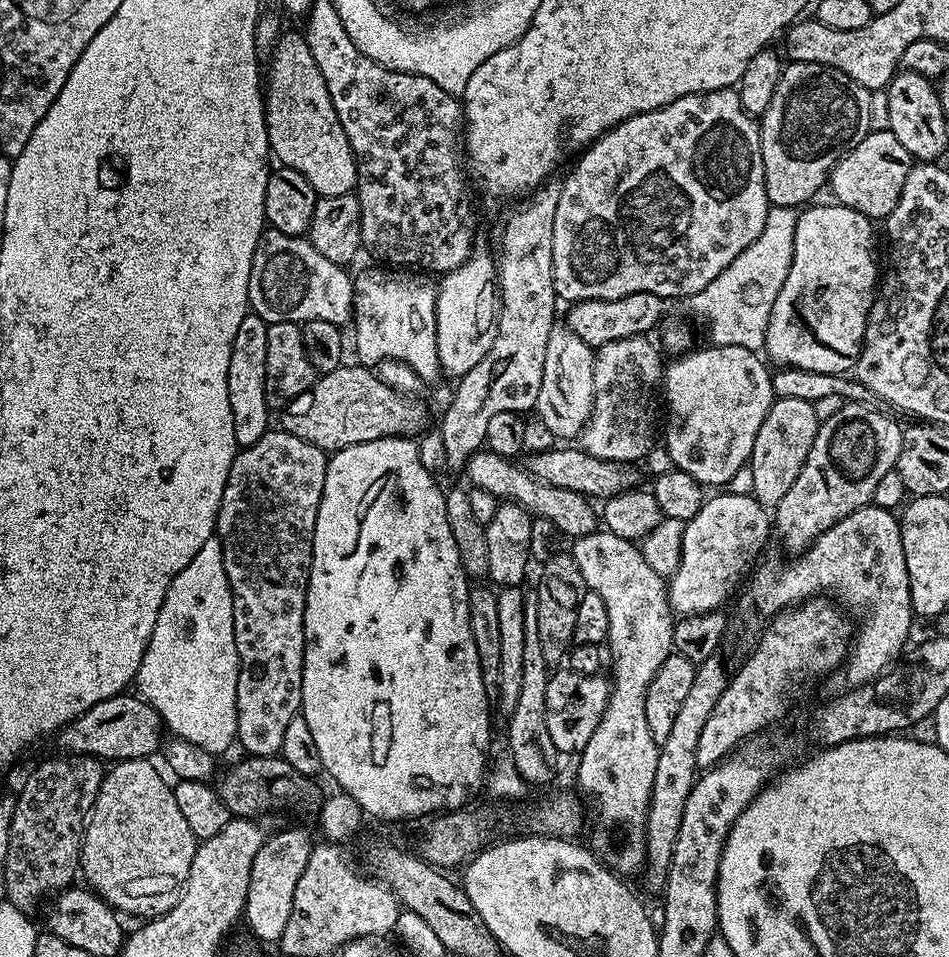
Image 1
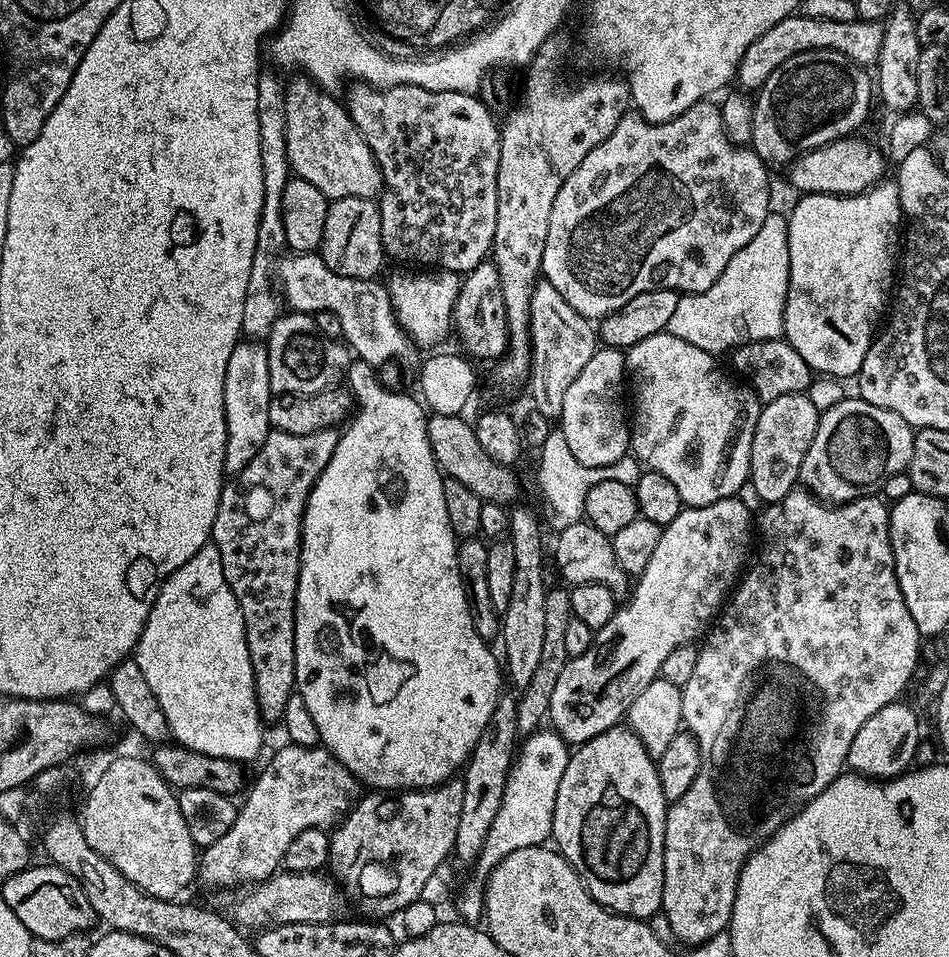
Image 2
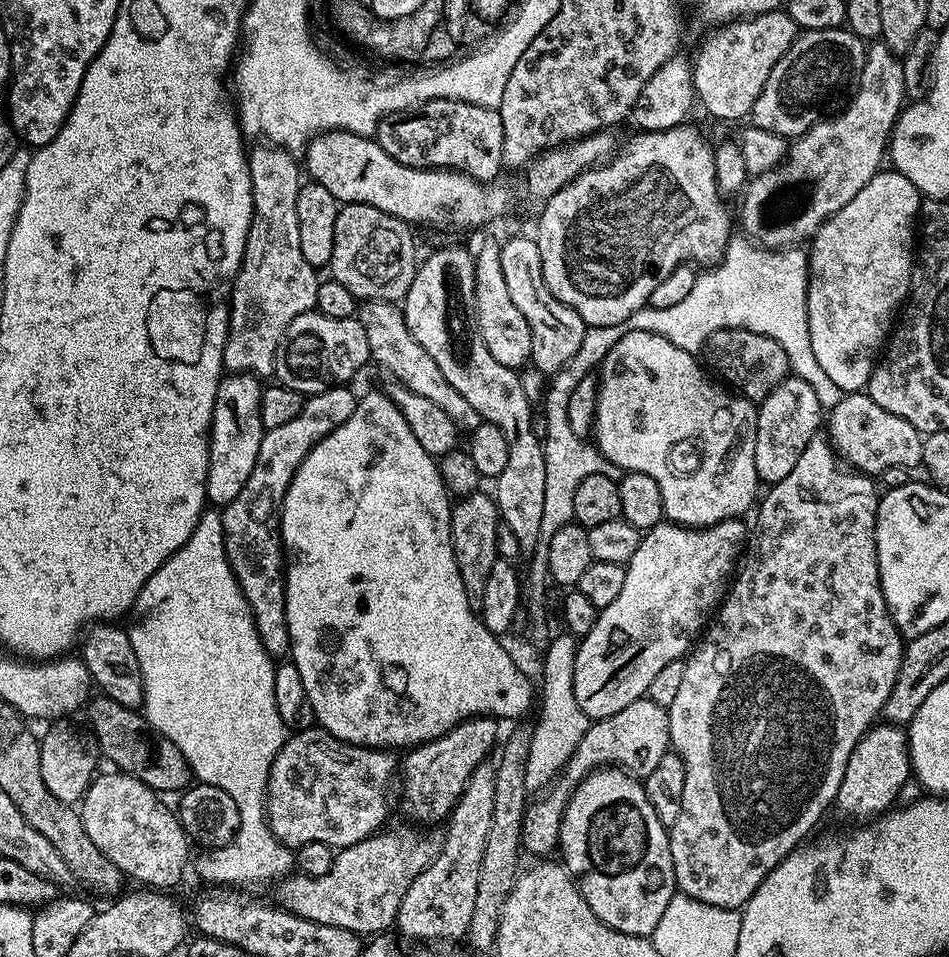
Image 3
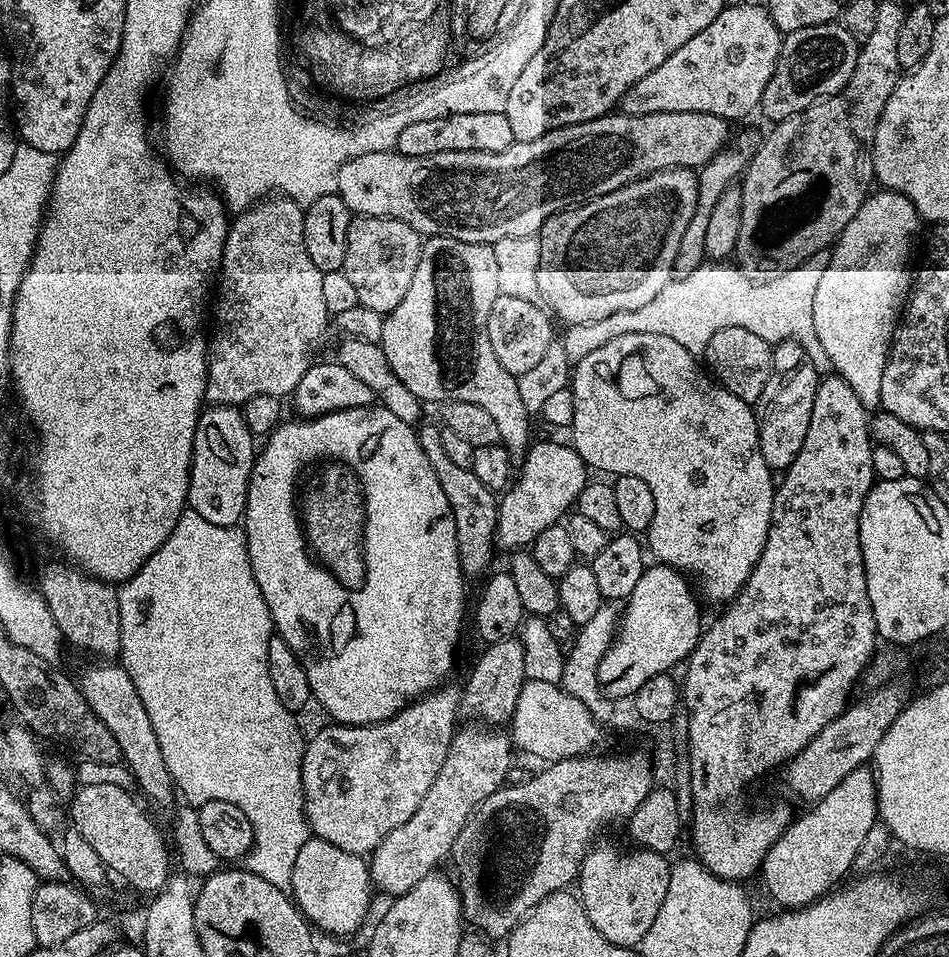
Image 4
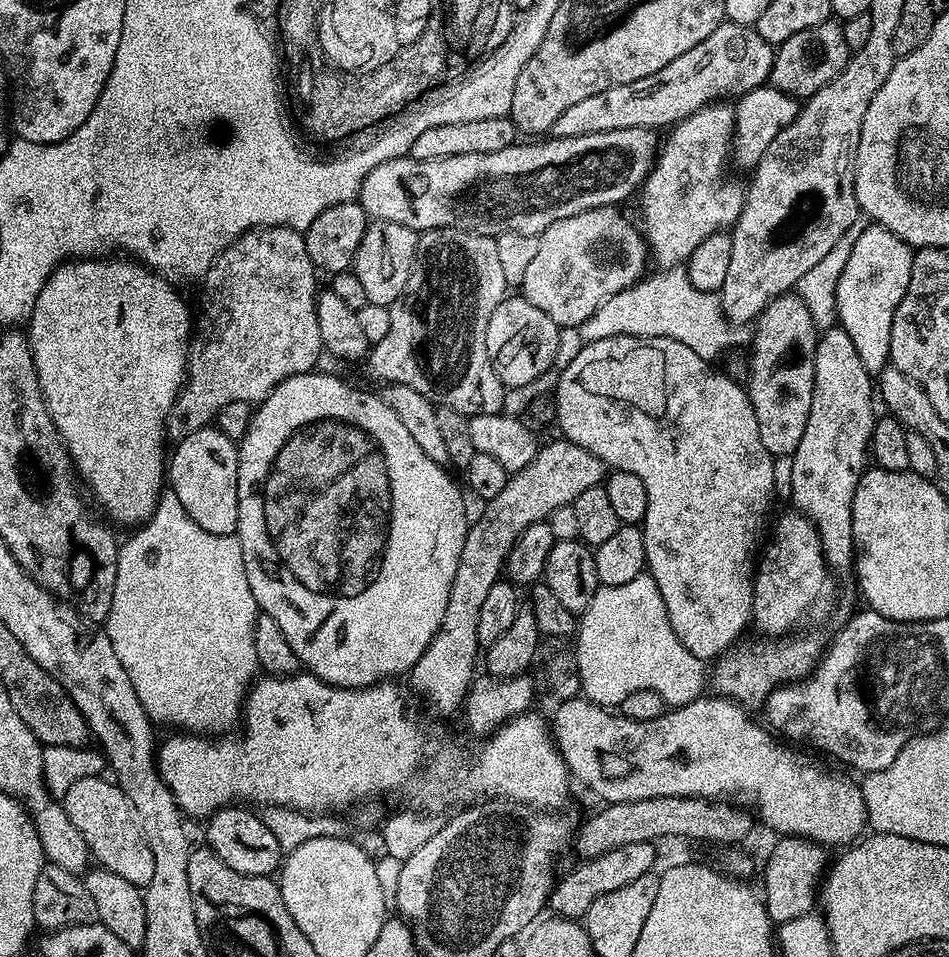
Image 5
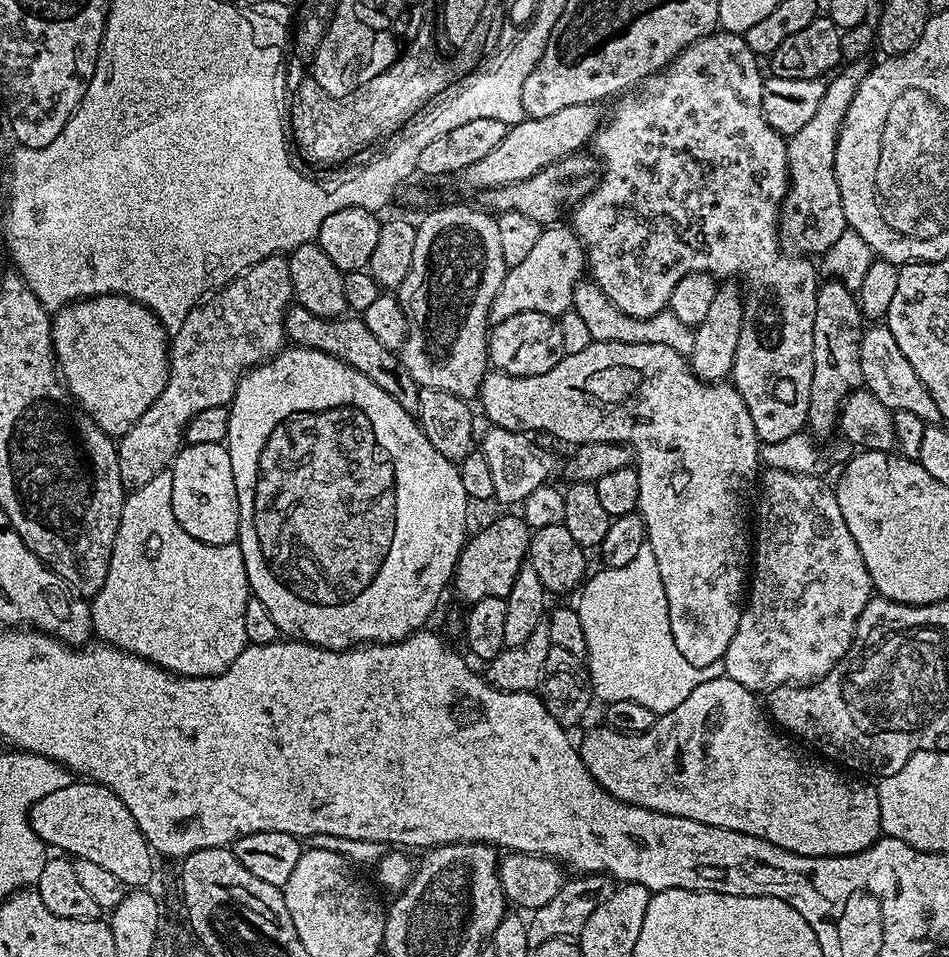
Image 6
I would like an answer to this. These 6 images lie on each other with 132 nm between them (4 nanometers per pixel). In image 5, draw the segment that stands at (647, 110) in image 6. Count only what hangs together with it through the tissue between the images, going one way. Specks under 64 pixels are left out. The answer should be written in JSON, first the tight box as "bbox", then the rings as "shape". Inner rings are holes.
{"bbox":[638,102,818,458],"shape":[[[713,102],[702,110],[690,114],[685,120],[671,125],[668,137],[663,137],[656,163],[648,172],[648,177],[638,189],[640,196],[640,220],[642,235],[647,243],[651,259],[660,263],[661,269],[683,265],[690,254],[708,236],[715,232],[731,229],[744,208],[745,185],[736,180],[728,180],[724,167],[730,164],[732,135],[736,110],[731,103]],[[785,294],[771,300],[756,317],[755,328],[746,391],[752,399],[754,414],[758,418],[758,434],[762,434],[762,446],[766,446],[773,458],[791,458],[798,450],[798,442],[802,442],[802,433],[806,431],[806,418],[810,418],[818,329],[810,318],[806,302],[802,302],[798,294]]]}

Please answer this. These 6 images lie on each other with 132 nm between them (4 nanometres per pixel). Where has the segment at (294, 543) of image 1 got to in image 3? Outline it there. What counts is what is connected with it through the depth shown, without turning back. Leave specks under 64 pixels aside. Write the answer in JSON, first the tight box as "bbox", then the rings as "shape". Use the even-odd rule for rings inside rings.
{"bbox":[220,386,358,658],"shape":[[[337,386],[328,388],[324,392],[313,392],[305,399],[302,410],[294,418],[290,418],[290,422],[285,422],[283,426],[267,429],[262,438],[262,446],[258,446],[258,462],[254,462],[254,470],[250,470],[250,478],[246,478],[246,486],[242,486],[242,494],[238,494],[238,498],[234,498],[234,502],[223,505],[220,512],[228,565],[231,566],[232,573],[236,576],[240,592],[246,598],[247,611],[252,613],[258,630],[258,638],[269,656],[273,658],[287,657],[290,652],[286,598],[284,597],[286,557],[280,543],[280,510],[284,503],[284,495],[298,466],[306,458],[306,454],[310,454],[310,450],[314,450],[314,446],[319,440],[326,438],[335,428],[342,426],[342,422],[346,422],[346,418],[350,418],[350,414],[354,414],[358,396],[350,389],[351,387],[348,386]]]}

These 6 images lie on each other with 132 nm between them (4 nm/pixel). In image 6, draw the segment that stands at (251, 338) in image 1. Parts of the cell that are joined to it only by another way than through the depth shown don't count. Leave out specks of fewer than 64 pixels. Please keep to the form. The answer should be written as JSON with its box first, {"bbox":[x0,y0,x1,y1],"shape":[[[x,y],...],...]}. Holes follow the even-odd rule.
{"bbox":[170,442,240,546],"shape":[[[202,442],[184,444],[170,465],[174,490],[172,505],[178,526],[206,542],[210,546],[227,546],[237,543],[240,534],[238,490],[234,486],[234,469],[230,466],[230,454],[224,444]]]}

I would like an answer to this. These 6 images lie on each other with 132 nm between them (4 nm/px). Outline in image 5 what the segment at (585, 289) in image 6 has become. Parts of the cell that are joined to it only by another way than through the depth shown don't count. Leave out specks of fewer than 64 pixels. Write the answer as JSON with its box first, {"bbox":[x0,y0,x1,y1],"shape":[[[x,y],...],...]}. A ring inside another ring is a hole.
{"bbox":[578,266,745,362],"shape":[[[680,266],[665,268],[657,273],[657,276],[649,275],[639,284],[632,284],[614,294],[614,298],[606,298],[606,302],[602,302],[598,310],[586,318],[586,322],[578,325],[582,340],[598,342],[602,338],[615,336],[674,338],[682,342],[682,346],[690,346],[698,358],[709,362],[715,361],[715,356],[723,357],[729,349],[739,345],[736,343],[743,338],[745,329],[728,323],[717,293],[695,288],[687,271]]]}

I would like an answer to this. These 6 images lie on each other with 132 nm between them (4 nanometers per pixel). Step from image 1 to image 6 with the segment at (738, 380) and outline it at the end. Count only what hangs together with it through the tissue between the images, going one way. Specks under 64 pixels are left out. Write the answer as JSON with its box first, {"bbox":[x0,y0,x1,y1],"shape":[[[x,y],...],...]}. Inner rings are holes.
{"bbox":[478,340,762,670],"shape":[[[592,340],[584,350],[565,355],[554,366],[554,370],[546,370],[546,374],[533,376],[507,376],[505,372],[489,371],[485,376],[478,404],[484,407],[488,415],[488,424],[498,428],[509,428],[515,432],[533,434],[536,431],[550,431],[560,442],[579,446],[594,442],[614,442],[627,444],[632,449],[634,467],[640,483],[639,513],[644,517],[644,531],[646,533],[646,548],[652,551],[651,563],[662,574],[662,586],[666,590],[666,606],[670,614],[670,630],[674,638],[674,646],[686,662],[708,670],[711,664],[719,665],[726,654],[726,646],[730,646],[730,638],[734,638],[734,630],[738,630],[738,622],[742,605],[746,600],[746,581],[750,576],[750,557],[754,548],[750,543],[750,512],[744,507],[748,504],[748,491],[752,483],[757,483],[758,473],[761,471],[760,445],[762,443],[754,430],[754,418],[750,418],[750,410],[746,410],[746,402],[742,402],[742,394],[738,394],[736,385],[731,382],[709,382],[699,380],[692,372],[692,365],[686,359],[685,353],[670,350],[668,346],[657,344],[631,344],[630,342],[602,342]]]}

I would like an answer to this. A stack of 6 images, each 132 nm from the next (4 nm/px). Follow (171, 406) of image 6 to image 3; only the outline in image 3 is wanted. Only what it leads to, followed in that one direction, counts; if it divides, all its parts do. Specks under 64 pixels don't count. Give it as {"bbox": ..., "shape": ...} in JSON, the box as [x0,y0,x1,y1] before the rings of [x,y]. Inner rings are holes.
{"bbox":[224,142,318,378],"shape":[[[260,142],[256,149],[248,152],[248,169],[250,170],[250,182],[252,183],[252,221],[250,222],[250,230],[246,238],[246,250],[244,257],[240,263],[240,269],[236,275],[236,279],[232,281],[232,294],[230,297],[230,307],[228,310],[228,337],[226,338],[226,346],[224,347],[224,366],[229,373],[246,372],[257,378],[271,377],[276,370],[276,352],[280,349],[281,342],[284,341],[286,330],[290,326],[290,322],[294,322],[294,318],[298,318],[298,314],[303,312],[311,312],[316,307],[316,295],[318,294],[317,269],[310,266],[310,262],[306,262],[306,258],[302,258],[302,242],[298,239],[298,190],[302,183],[302,164],[300,164],[295,155],[289,152],[281,145],[271,142]]]}

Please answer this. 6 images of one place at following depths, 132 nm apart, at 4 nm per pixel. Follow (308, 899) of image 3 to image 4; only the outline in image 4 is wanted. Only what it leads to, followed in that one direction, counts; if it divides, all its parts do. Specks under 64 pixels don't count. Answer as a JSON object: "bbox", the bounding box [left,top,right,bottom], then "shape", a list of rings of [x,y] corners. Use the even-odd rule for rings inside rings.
{"bbox":[370,727,513,898],"shape":[[[461,727],[450,742],[450,750],[446,754],[446,762],[442,762],[442,770],[438,770],[438,778],[434,778],[434,786],[426,793],[426,798],[422,798],[422,806],[414,810],[412,817],[398,830],[390,830],[386,838],[376,847],[376,851],[370,856],[370,884],[377,893],[385,892],[388,898],[395,898],[406,894],[422,878],[433,875],[436,868],[445,859],[451,857],[452,847],[456,844],[458,834],[466,826],[466,822],[472,817],[477,806],[490,794],[494,794],[498,789],[505,787],[509,779],[508,771],[512,768],[513,747],[507,735],[499,736],[499,731],[484,730],[488,732],[479,732],[476,728]]]}

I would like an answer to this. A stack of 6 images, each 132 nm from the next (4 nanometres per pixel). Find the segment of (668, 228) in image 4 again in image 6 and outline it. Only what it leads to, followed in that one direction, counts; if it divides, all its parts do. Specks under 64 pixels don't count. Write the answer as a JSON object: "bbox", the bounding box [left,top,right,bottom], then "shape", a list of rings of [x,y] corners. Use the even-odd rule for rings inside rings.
{"bbox":[489,227,586,325],"shape":[[[545,227],[527,258],[505,271],[500,292],[490,306],[489,325],[506,322],[519,312],[541,312],[559,318],[571,309],[574,290],[583,277],[580,275],[586,272],[586,253],[571,227],[556,227]]]}

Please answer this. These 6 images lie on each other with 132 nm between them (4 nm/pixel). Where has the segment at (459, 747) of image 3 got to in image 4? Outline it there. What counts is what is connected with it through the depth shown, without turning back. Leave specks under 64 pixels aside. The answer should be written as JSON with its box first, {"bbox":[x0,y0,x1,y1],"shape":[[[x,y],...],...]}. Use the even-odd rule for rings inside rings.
{"bbox":[460,639,526,725],"shape":[[[519,639],[503,640],[487,645],[485,652],[476,660],[468,681],[462,684],[460,693],[460,712],[473,716],[476,720],[485,720],[485,725],[507,725],[514,714],[518,694],[526,679],[523,668],[523,646]]]}

